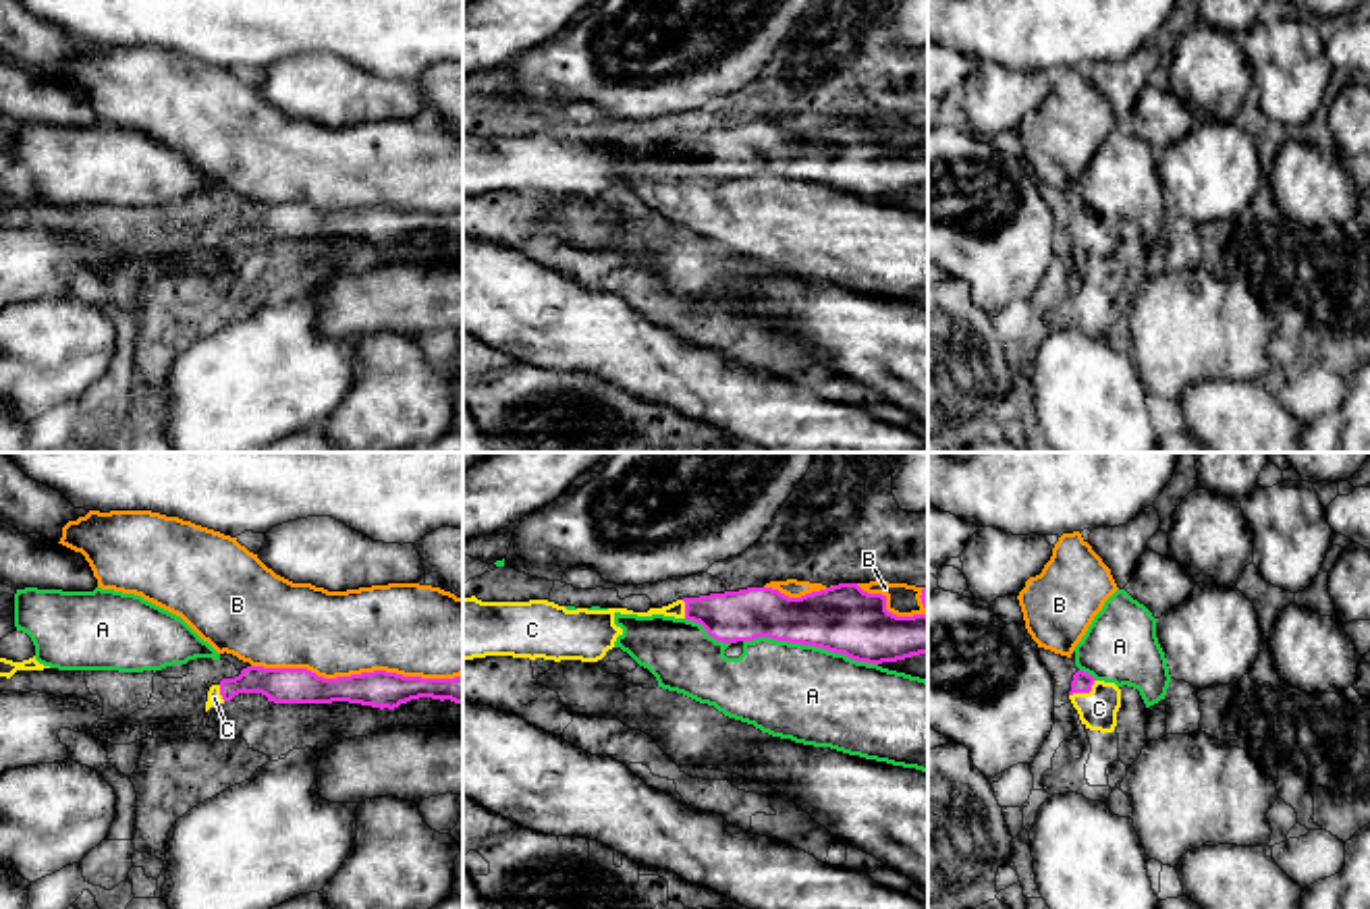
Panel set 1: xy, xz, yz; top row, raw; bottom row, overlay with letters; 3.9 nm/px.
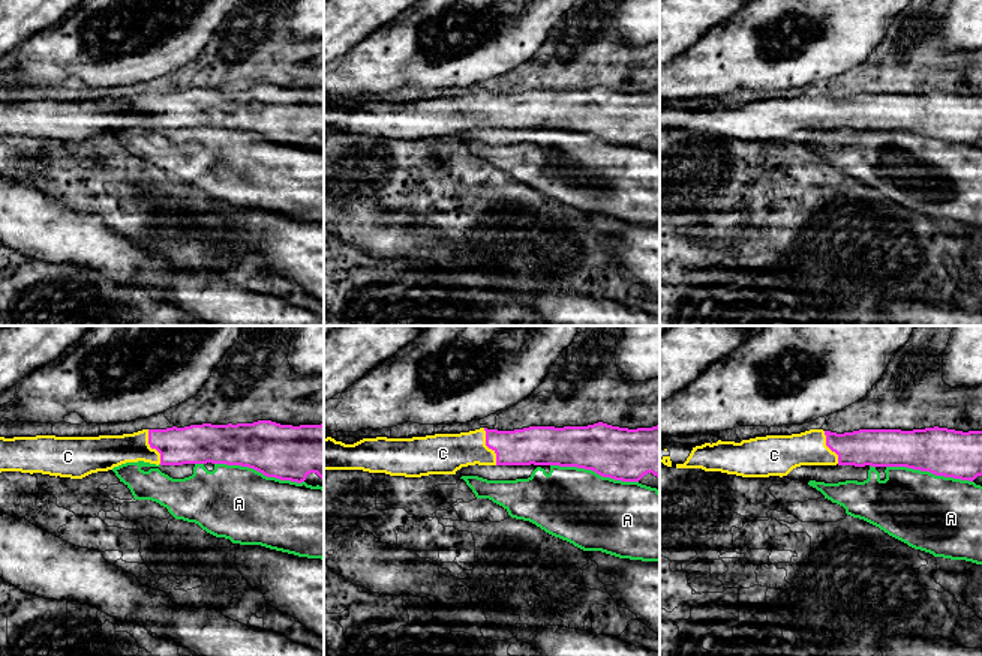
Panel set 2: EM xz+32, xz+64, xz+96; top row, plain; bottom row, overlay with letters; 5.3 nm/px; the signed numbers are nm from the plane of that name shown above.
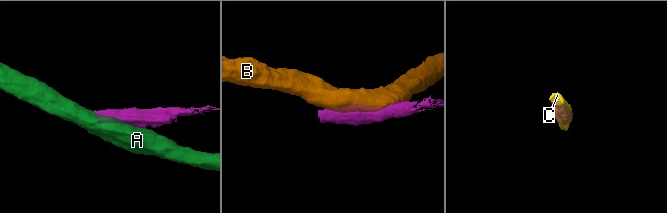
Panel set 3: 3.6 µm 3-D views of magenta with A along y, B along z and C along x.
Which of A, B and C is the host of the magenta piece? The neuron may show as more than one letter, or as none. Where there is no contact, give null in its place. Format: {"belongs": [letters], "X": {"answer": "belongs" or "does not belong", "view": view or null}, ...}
{"belongs": ["C"], "A": {"answer": "does not belong", "view": "xz"}, "B": {"answer": "does not belong", "view": "xy"}, "C": {"answer": "belongs", "view": "yz"}}

